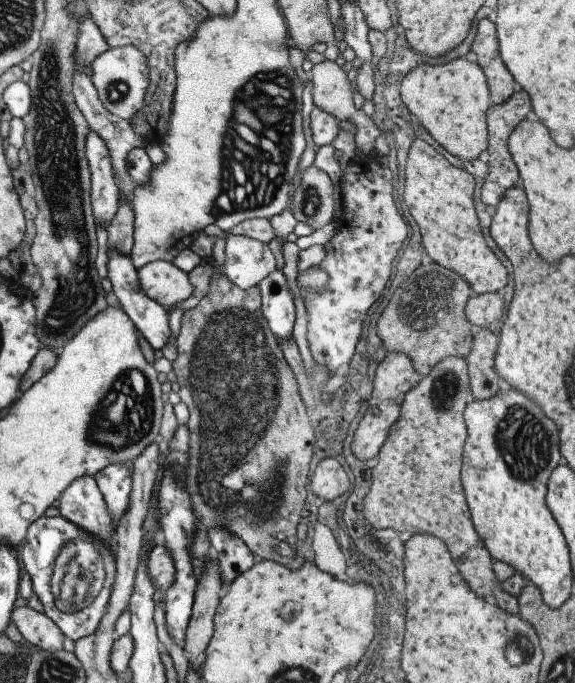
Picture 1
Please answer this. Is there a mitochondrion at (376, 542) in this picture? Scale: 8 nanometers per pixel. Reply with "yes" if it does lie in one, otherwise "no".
no

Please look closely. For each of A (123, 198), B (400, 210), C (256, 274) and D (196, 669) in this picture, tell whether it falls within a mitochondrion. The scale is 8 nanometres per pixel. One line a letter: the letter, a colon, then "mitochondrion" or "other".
A: other
B: other
C: other
D: other

